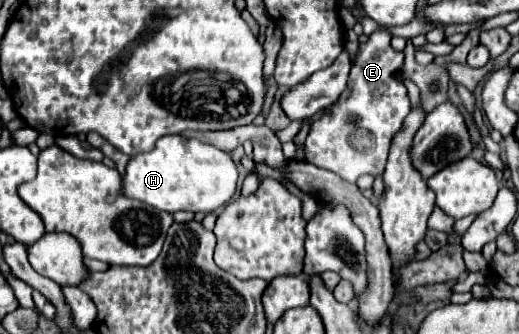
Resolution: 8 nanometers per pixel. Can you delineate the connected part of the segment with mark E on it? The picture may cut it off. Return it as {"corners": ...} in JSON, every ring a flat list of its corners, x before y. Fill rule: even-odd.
{"corners":[[376,30,366,44,360,44,352,58,350,94,336,100,336,104,326,108,324,114,310,124,304,144,306,162,332,170,348,182,356,182,362,174,378,176,384,172,384,158,388,158,392,134,400,130,410,112,408,90,398,76,404,64,404,52,396,52,390,40,392,36,386,30]]}

